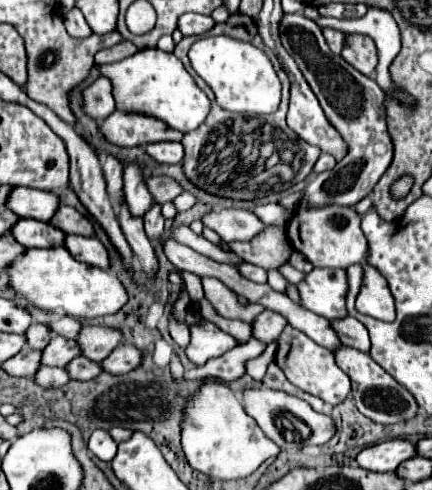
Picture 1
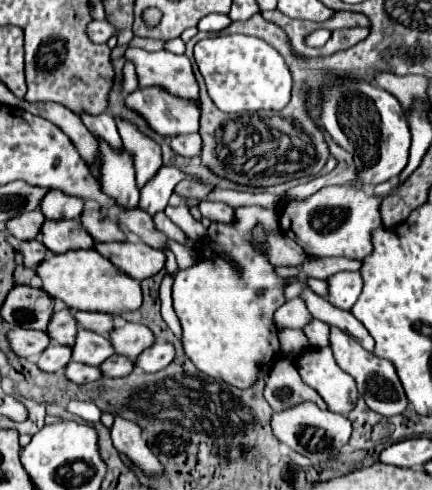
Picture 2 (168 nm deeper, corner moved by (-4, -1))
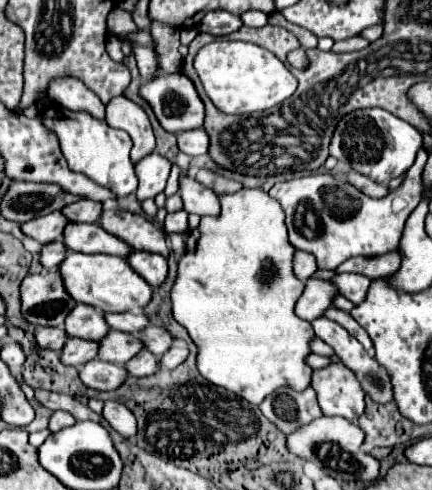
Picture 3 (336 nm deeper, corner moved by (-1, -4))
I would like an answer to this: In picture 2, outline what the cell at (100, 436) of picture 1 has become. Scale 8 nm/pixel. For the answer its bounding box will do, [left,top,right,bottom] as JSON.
[67,401,101,423]

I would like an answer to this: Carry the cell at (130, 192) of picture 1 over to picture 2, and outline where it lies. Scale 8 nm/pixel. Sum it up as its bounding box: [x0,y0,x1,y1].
[116,120,162,188]

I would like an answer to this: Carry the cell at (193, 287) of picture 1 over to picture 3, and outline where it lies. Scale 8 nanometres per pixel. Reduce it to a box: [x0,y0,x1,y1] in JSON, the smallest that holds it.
[129,251,169,287]

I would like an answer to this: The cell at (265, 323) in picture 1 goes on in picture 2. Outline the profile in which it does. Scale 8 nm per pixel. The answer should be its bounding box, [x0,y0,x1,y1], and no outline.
[274,298,310,328]

